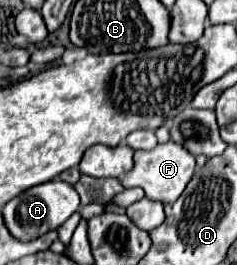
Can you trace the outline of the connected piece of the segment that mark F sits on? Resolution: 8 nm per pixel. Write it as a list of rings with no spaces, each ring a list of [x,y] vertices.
[[[167,142],[167,144],[157,144],[153,150],[147,150],[147,152],[145,150],[135,152],[133,170],[127,172],[119,182],[123,184],[123,188],[143,188],[145,196],[149,200],[169,204],[181,196],[181,192],[185,190],[193,172],[195,172],[195,158],[179,144]]]

